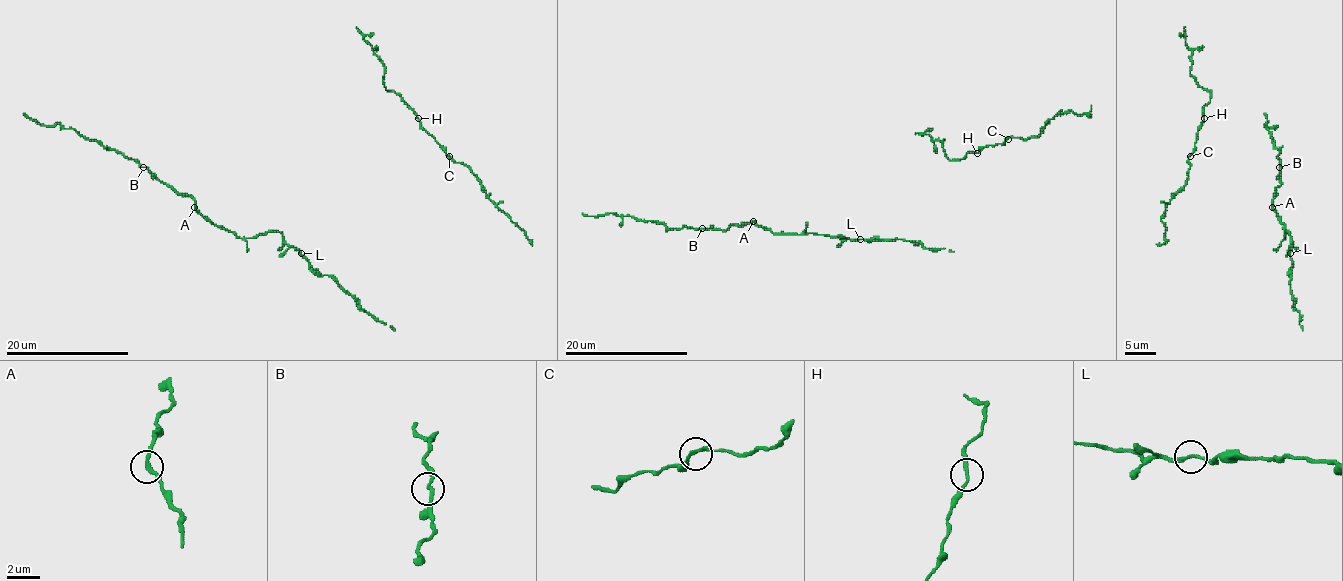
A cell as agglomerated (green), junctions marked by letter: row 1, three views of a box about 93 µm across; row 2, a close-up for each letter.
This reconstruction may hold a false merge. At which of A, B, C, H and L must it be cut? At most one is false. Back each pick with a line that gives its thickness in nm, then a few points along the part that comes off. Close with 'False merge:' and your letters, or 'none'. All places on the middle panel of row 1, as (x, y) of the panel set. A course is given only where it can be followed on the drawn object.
B: 190 nm thick; foreign part runs (702, 228), (667, 228), (655, 221), (639, 221), (632, 216), (585, 216), (582, 213)
False merge: B

